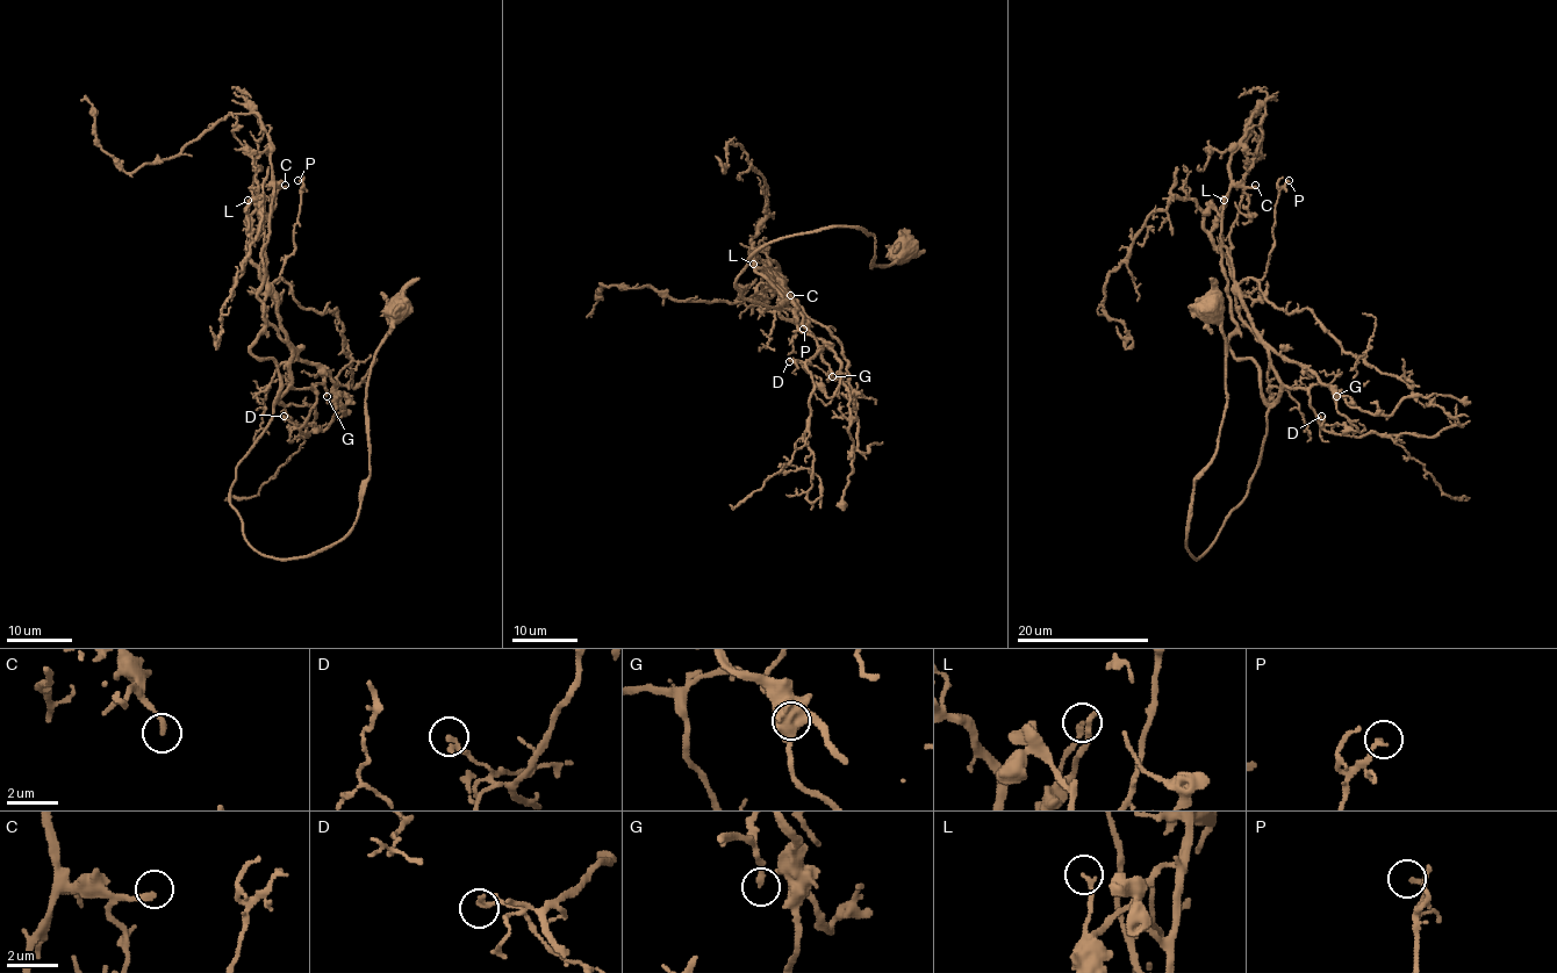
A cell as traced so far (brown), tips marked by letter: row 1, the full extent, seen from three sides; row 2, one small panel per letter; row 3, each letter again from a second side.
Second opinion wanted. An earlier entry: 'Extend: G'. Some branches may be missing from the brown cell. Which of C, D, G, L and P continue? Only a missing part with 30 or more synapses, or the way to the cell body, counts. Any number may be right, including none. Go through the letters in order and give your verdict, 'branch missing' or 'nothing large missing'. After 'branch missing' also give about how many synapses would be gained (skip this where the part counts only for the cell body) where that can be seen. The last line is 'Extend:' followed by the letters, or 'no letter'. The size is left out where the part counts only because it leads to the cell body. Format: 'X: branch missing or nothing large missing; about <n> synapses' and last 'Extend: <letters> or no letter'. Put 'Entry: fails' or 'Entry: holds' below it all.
C: branch missing; about 45 synapses
D: nothing large missing
G: nothing large missing
L: nothing large missing
P: nothing large missing
Extend: C
Entry: fails

